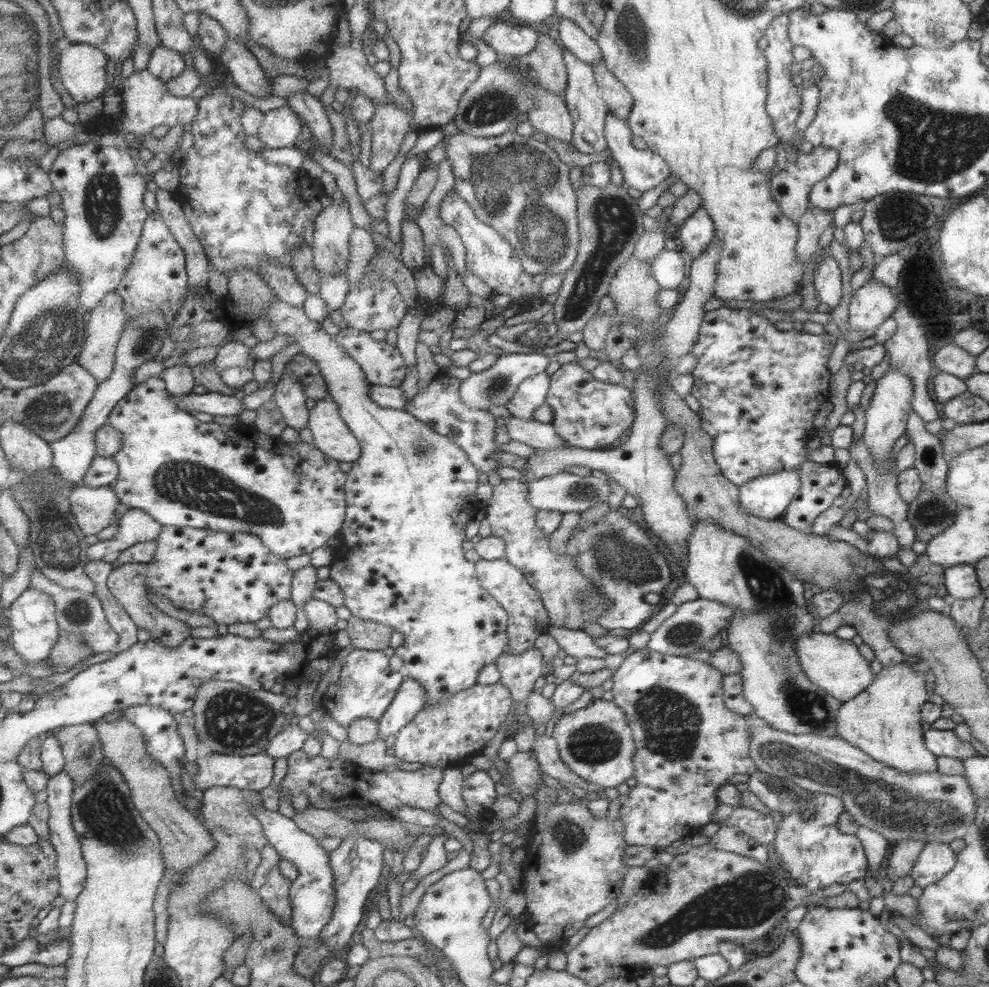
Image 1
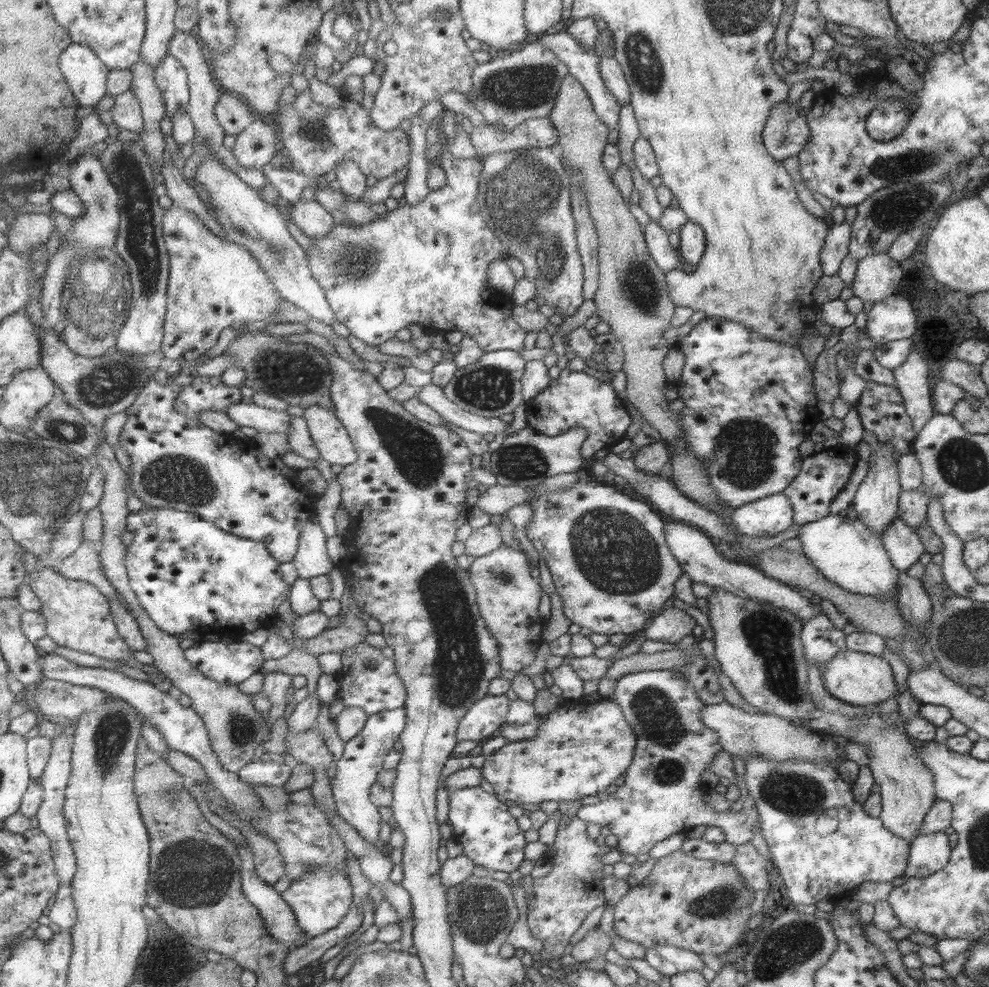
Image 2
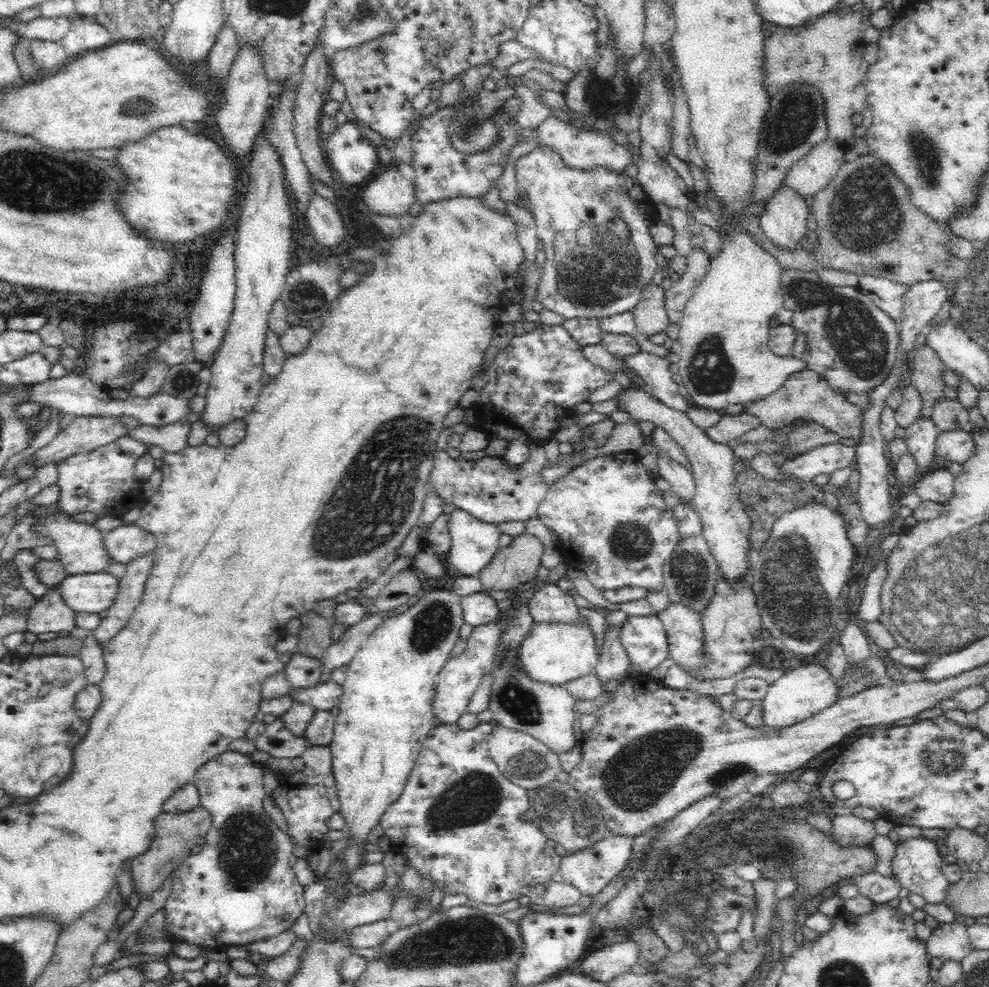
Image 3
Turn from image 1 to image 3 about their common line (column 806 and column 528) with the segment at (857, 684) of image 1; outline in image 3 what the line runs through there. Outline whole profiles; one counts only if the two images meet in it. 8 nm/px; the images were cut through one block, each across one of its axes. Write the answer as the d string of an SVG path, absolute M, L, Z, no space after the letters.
M534 623L516 650L516 665L522 673L534 681L558 686L594 673L598 659L588 623Z

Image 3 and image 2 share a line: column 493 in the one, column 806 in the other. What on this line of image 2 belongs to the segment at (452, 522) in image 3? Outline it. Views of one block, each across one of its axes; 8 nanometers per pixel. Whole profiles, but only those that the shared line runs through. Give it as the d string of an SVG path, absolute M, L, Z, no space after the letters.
M829 513L819 520L801 525L796 537L801 543L801 551L805 558L829 582L853 594L895 599L897 570L891 564L879 538L861 520L852 515Z

